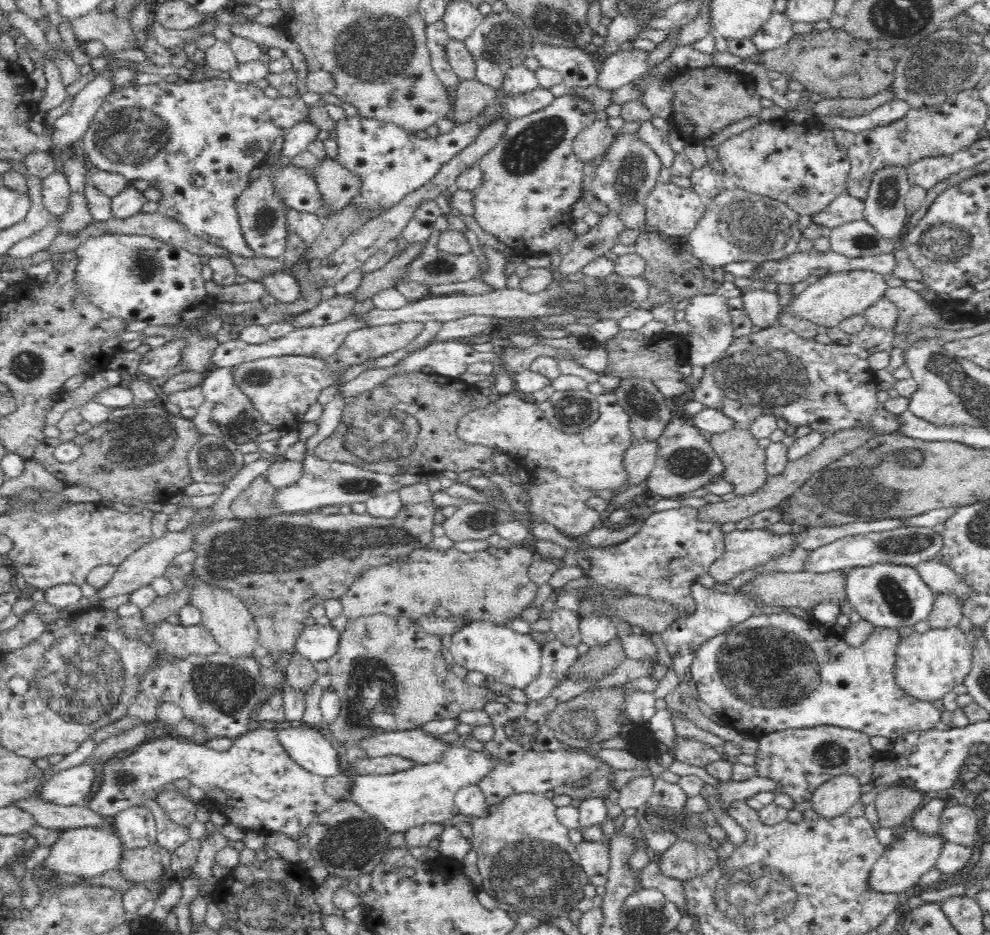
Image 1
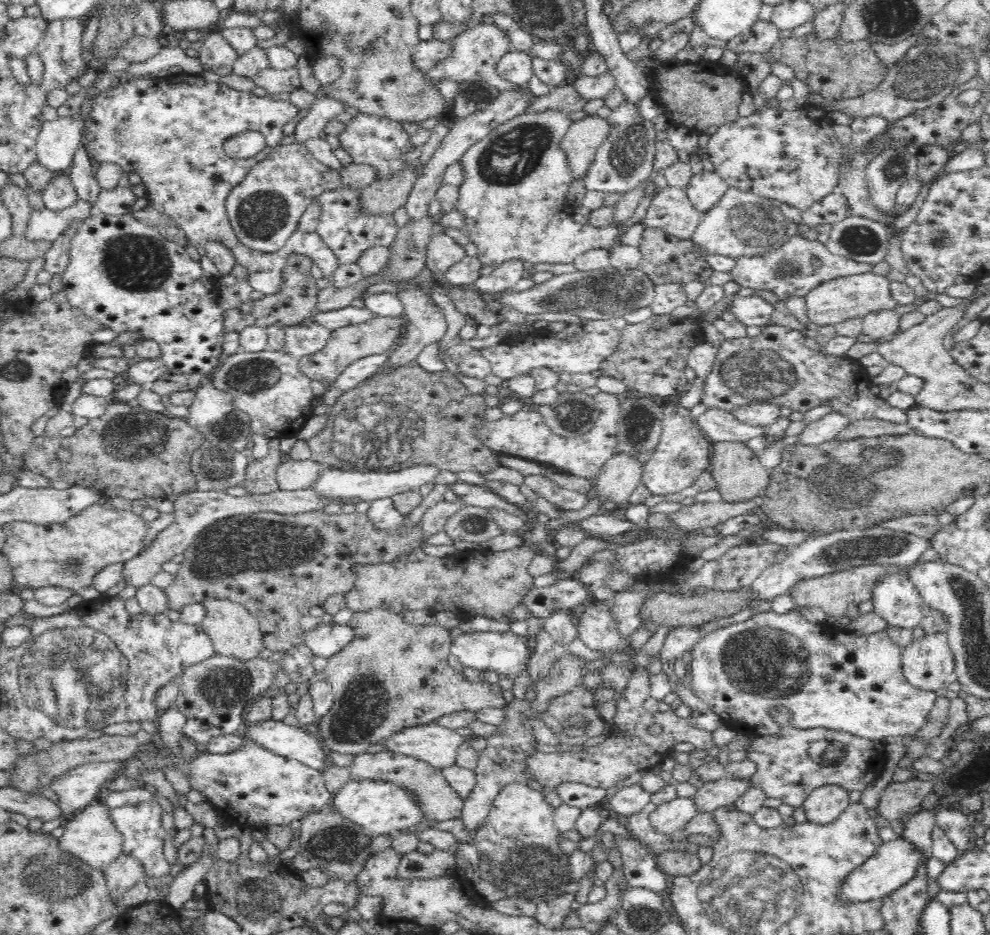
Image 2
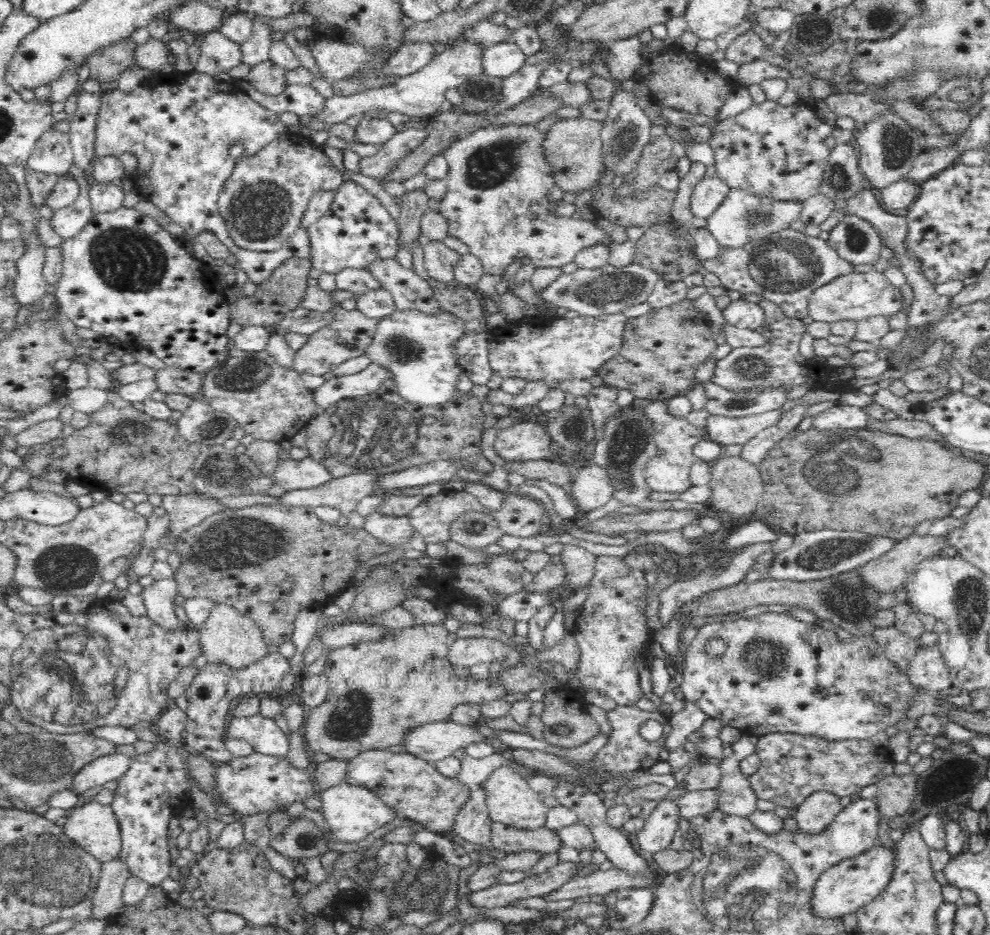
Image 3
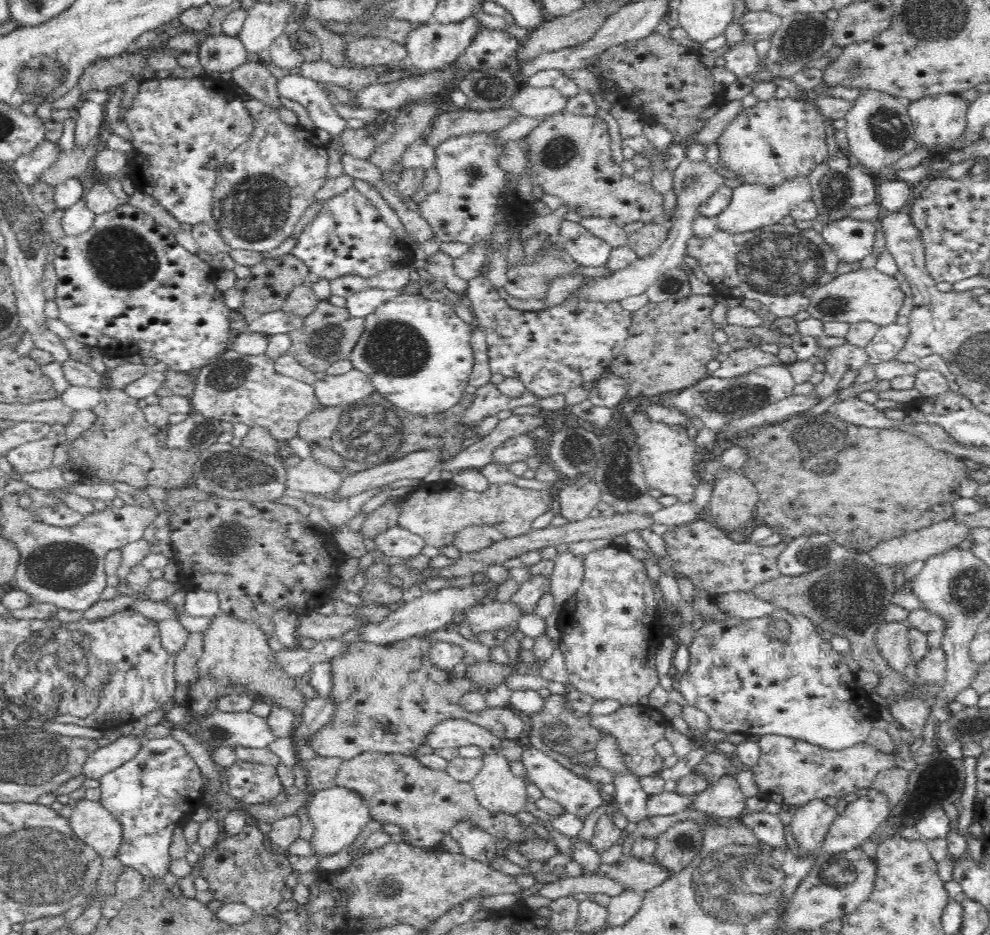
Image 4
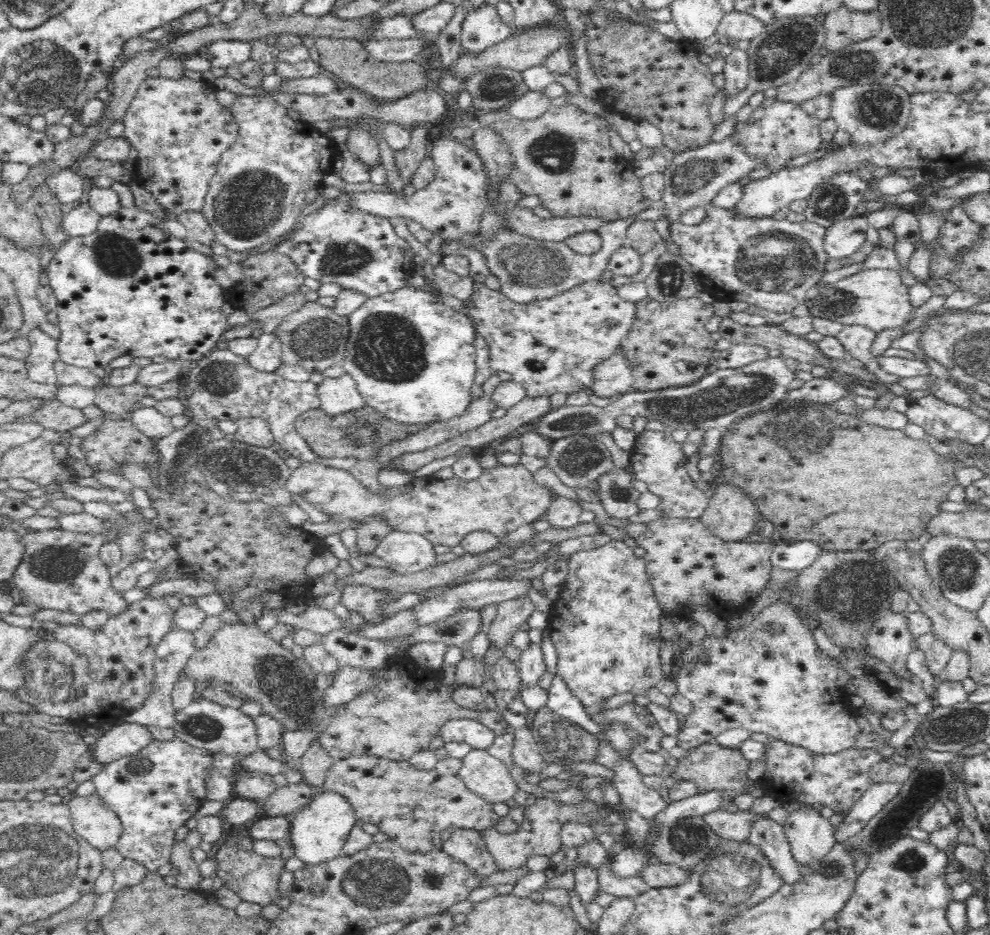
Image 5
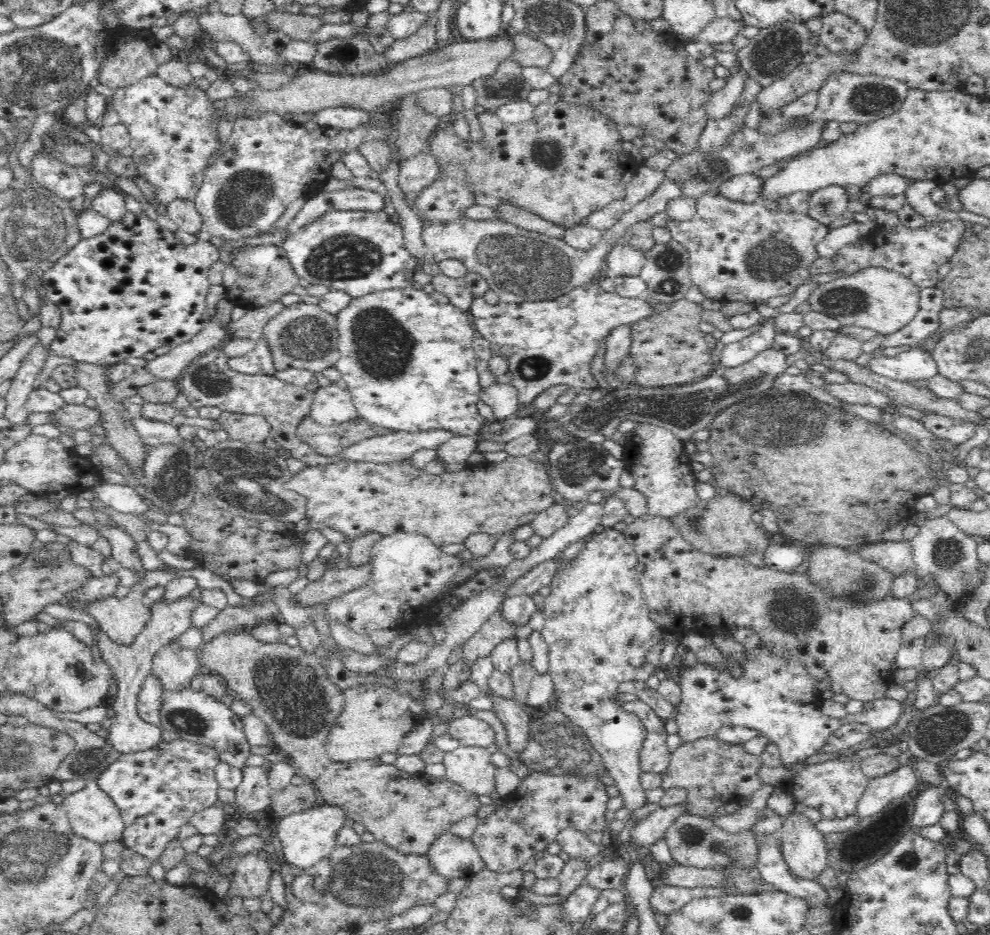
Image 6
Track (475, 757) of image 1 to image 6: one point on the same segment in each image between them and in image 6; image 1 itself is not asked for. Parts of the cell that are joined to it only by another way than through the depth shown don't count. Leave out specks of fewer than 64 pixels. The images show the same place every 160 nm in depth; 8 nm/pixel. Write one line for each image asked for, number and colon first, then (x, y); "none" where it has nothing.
2: (375, 807)
3: (351, 813)
4: (338, 815)
5: (317, 832)
6: (303, 838)

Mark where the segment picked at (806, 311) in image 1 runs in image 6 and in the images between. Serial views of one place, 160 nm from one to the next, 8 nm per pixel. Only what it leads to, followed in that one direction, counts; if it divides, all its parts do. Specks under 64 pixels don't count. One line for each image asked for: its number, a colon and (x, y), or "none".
2: (854, 296)
3: (856, 296)
4: (870, 295)
5: (877, 299)
6: (879, 299)

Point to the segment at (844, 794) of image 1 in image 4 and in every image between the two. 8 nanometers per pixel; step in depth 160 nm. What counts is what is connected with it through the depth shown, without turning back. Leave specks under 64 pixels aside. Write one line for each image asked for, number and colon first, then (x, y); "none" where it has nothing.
2: (823, 805)
3: (818, 810)
4: (810, 823)

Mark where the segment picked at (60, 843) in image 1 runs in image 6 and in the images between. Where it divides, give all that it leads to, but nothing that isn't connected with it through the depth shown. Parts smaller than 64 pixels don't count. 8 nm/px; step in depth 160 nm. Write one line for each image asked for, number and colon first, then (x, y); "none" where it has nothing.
2: (90, 834)
3: (94, 826)
4: (98, 828)
5: (94, 821)
6: (93, 814)

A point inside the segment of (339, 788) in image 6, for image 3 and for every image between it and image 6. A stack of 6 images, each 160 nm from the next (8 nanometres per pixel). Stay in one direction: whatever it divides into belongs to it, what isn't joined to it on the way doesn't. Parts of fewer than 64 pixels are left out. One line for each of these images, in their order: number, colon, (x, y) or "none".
3: (411, 787)
4: (397, 789)
5: (412, 807)

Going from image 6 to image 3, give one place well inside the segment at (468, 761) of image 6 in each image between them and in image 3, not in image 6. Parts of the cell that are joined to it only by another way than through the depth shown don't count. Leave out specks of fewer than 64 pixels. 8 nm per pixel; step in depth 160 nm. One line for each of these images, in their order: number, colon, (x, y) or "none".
3: (510, 799)
4: (496, 787)
5: (486, 776)

